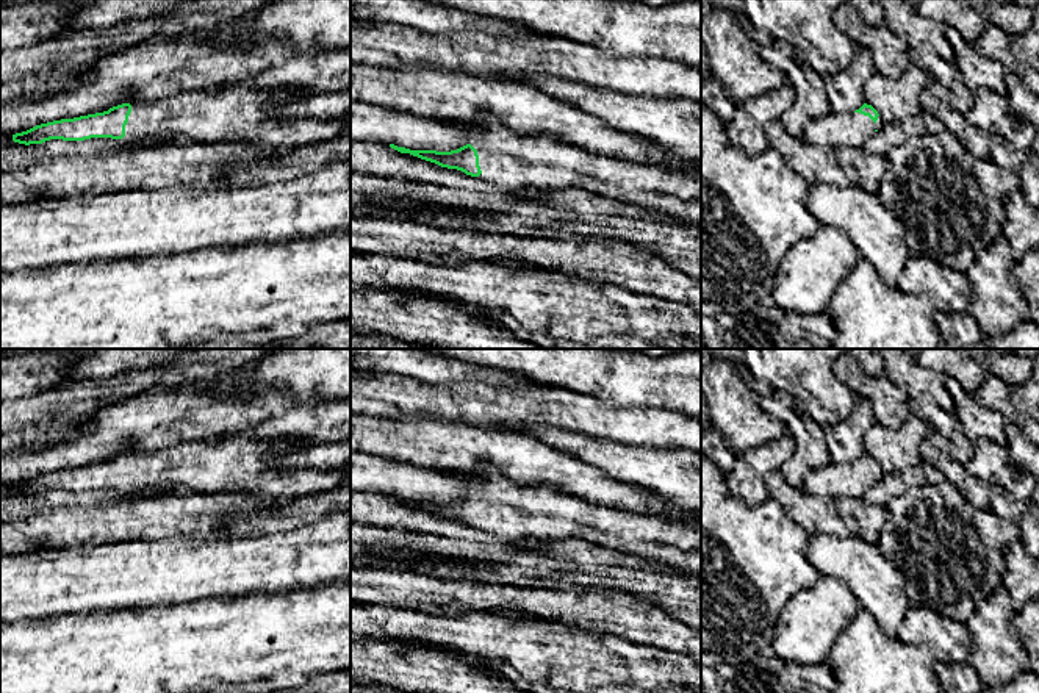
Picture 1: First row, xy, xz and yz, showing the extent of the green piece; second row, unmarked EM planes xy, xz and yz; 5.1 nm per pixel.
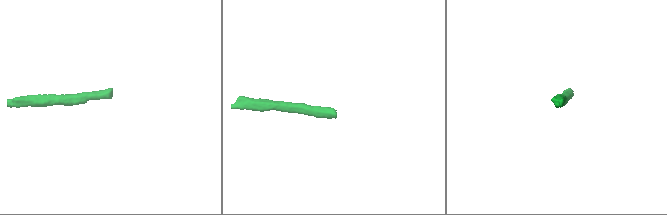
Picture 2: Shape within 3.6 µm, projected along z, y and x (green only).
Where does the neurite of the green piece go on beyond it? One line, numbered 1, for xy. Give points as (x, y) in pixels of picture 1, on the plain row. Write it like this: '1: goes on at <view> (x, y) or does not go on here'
1: goes on at xy (243, 465)

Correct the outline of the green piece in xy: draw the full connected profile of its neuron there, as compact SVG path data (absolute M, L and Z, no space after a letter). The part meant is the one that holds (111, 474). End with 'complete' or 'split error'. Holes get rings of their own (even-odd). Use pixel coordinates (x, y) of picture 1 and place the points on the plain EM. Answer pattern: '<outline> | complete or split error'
M289 436L180 443L152 454L122 454L103 463L41 474L13 485L13 491L30 496L50 490L111 488L125 493L241 493L289 501L338 488L344 482L340 469L275 463L279 455L308 444Z | split error

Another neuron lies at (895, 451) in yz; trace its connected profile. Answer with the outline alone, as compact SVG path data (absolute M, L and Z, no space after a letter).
M914 415L897 430L889 430L875 422L864 430L865 454L872 455L884 472L903 472L923 461L920 446L928 429L929 425Z

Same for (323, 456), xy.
M351 440L302 446L277 455L275 463L288 468L341 469L351 466Z

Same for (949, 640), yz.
M911 607L897 630L897 638L909 645L925 645L936 662L964 663L970 655L970 634L965 623L950 619L928 607Z

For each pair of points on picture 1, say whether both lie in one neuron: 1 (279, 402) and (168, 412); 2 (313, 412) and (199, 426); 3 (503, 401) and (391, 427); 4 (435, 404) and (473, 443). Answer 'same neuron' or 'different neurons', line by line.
1: same neuron
2: same neuron
3: different neurons
4: different neurons

